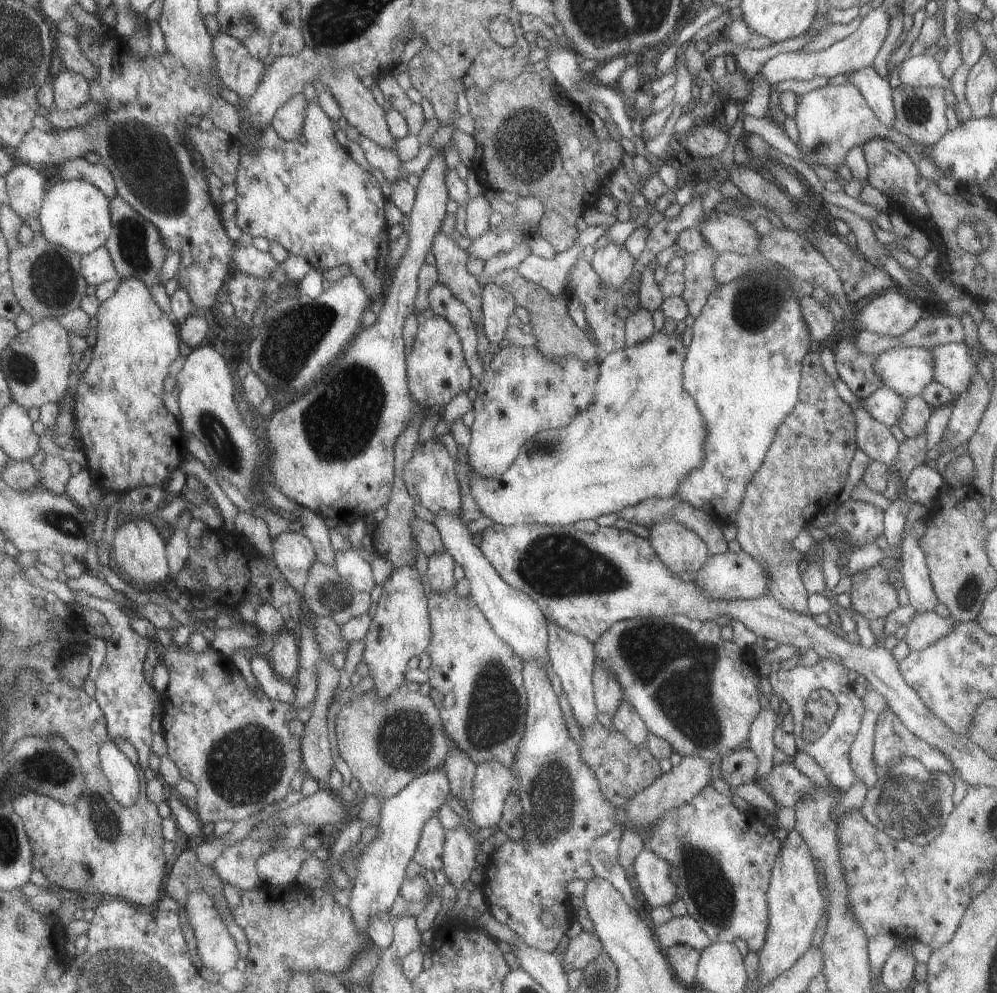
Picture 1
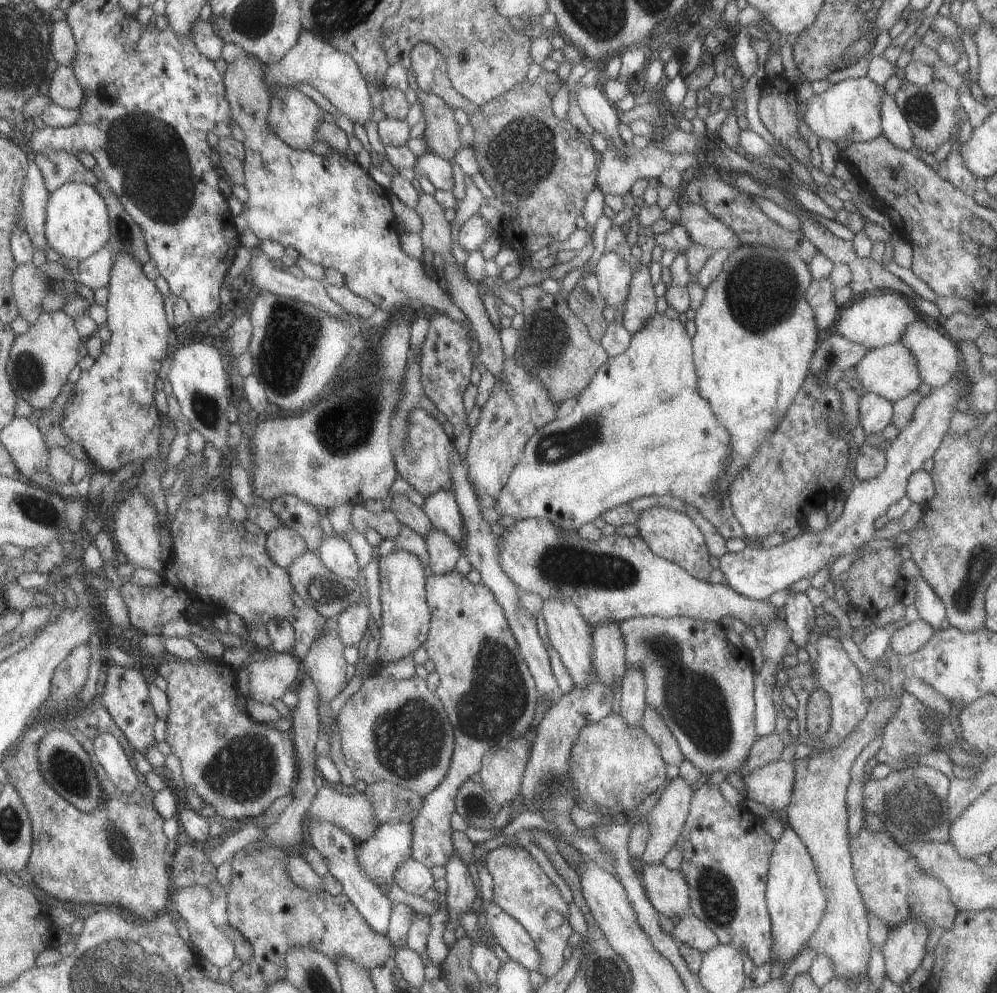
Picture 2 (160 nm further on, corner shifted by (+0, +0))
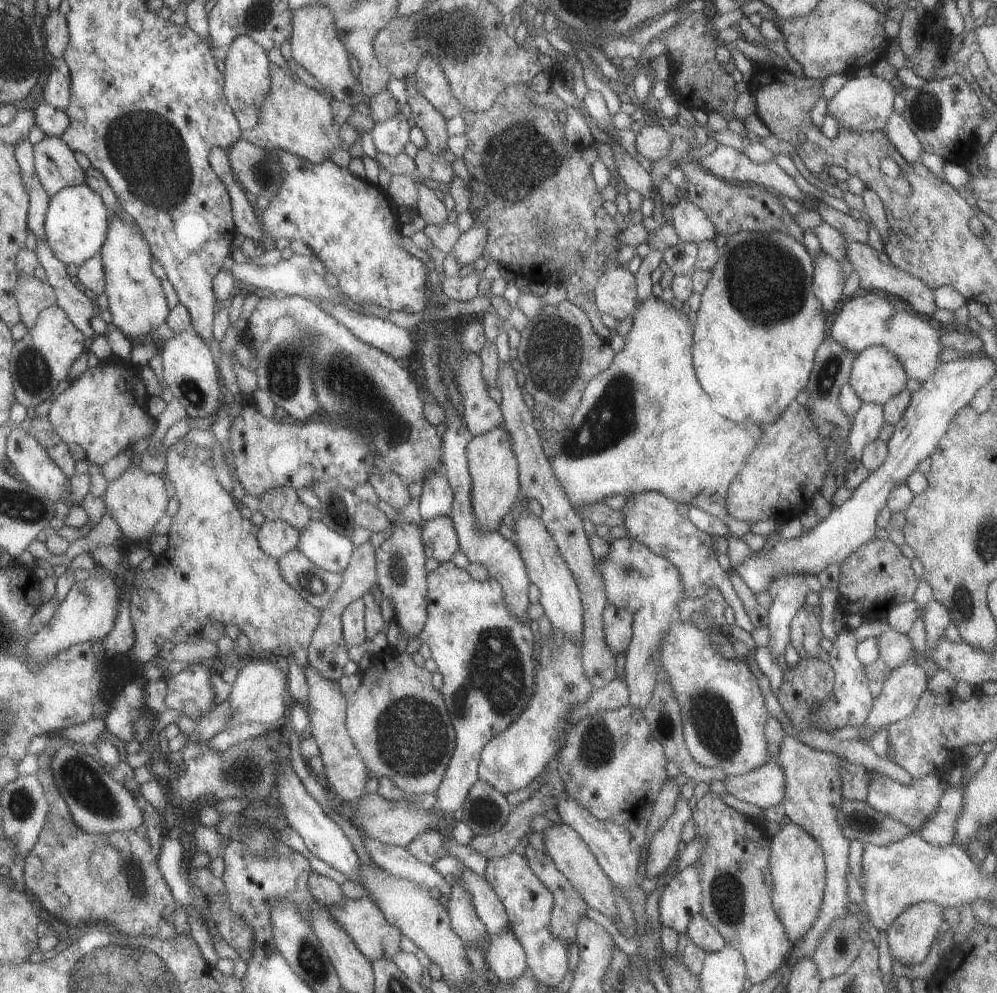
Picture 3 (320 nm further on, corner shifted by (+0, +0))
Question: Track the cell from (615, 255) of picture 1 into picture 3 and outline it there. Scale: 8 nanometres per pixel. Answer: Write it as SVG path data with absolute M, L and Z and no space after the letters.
M609 262L593 290L593 302L600 314L609 314L616 321L635 312L636 283L627 268Z

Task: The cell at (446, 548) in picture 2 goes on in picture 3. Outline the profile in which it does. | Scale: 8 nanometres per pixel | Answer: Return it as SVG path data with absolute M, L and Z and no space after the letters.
M439 515L423 523L425 552L439 563L450 561L460 550L460 536L451 515Z

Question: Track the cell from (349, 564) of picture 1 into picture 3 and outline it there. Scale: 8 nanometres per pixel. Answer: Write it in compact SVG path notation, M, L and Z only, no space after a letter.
M316 519L300 531L298 549L317 566L343 574L356 546L352 539Z

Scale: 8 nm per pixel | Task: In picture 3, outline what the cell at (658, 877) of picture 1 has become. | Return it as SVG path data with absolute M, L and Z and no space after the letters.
M689 865L670 876L660 889L658 919L663 927L684 933L690 918L700 910L700 872L695 865Z

